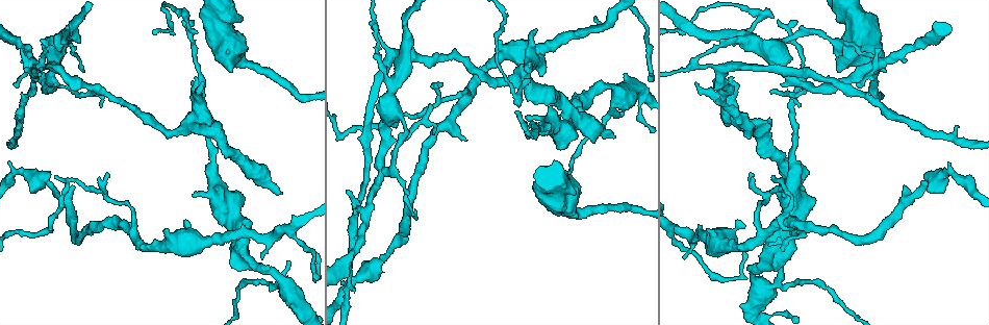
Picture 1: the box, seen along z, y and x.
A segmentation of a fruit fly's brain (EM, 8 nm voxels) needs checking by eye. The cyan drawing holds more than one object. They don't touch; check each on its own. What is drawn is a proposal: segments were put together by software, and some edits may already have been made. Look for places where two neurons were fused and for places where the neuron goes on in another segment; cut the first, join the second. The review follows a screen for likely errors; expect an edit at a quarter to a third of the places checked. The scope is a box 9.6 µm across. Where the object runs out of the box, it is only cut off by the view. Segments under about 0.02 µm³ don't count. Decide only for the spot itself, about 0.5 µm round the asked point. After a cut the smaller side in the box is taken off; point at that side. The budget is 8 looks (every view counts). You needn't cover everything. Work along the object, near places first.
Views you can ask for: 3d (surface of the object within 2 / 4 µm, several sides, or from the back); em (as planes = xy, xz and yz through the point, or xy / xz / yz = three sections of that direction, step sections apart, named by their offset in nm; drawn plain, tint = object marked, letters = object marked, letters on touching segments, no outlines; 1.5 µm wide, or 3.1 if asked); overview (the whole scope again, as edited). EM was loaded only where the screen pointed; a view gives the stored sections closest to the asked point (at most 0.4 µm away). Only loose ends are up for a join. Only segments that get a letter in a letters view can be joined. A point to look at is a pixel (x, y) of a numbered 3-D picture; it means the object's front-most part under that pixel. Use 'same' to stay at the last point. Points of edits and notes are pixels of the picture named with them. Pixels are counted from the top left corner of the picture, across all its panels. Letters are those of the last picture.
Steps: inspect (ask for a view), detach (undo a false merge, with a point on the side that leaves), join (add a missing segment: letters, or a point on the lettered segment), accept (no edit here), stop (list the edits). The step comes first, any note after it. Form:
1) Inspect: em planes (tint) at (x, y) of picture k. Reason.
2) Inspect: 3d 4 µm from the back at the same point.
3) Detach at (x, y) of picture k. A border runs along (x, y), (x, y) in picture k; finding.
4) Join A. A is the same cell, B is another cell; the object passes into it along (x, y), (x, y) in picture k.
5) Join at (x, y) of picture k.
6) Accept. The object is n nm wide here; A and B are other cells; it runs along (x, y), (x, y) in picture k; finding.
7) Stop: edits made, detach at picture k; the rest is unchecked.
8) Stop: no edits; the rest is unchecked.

Inspect: 3d 2 µm at (595, 16) of picture 1. Free end.

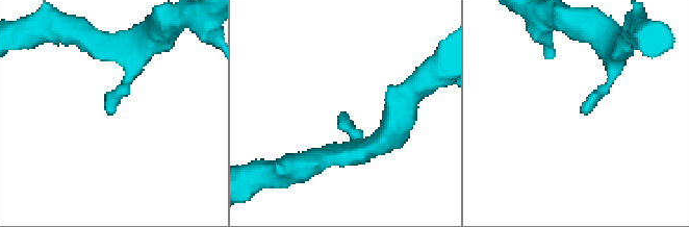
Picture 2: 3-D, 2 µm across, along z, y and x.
Inspect: em planes (letters) at (344, 111) of picture 2. Now the EM.

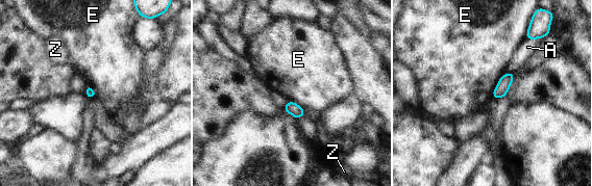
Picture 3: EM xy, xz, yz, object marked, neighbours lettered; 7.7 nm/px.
Accept. A, E and Z are other cells; a border runs along (507, 72), (499, 79), (492, 96) in picture 3; none of them fits.

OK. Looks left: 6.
Inspect: em planes (letters) at (183, 220) of picture 1. Branch stops here.

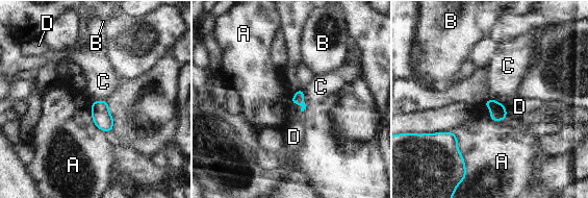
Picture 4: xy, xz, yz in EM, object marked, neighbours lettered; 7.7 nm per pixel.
Accept. A, B, C and D are other cells; a border runs along (483, 104), (492, 120), (506, 118) in picture 4; no lettered segment goes on from it.

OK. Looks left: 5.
Inspect: em planes (letters) at (928, 181) of picture 1. Thick turns thin.

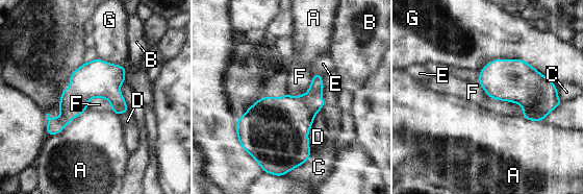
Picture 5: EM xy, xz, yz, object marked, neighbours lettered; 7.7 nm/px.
Accept. The object is 280 nm wide here; A, B, C, D, E, F and G are other cells; it runs along (122, 70), (99, 79), (50, 131) in picture 5; one neuron here.

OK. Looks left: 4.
Stop: no edits; the rest is unchecked.

